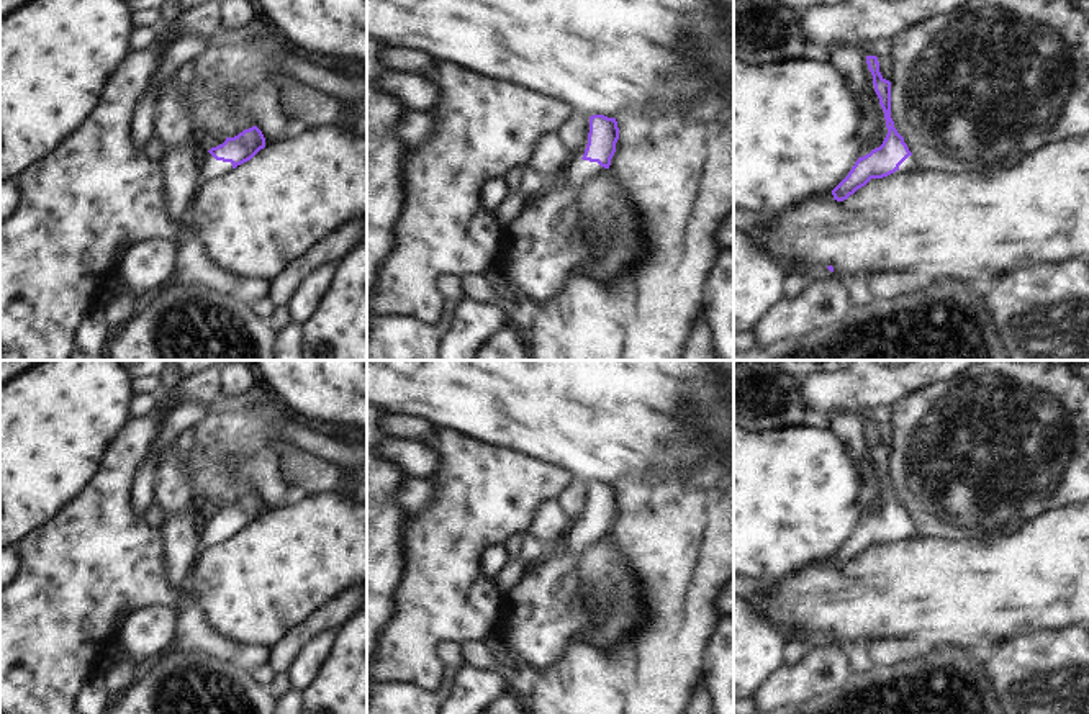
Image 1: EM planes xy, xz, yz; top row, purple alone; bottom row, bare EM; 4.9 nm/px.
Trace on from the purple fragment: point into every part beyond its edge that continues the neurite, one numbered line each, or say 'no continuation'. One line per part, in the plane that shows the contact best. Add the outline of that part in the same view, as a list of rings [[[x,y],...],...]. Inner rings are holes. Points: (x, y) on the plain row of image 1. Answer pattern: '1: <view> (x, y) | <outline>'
1: xy (213, 534) | [[[205,517],[205,544],[211,545],[233,536],[231,529],[216,527],[208,517]]]

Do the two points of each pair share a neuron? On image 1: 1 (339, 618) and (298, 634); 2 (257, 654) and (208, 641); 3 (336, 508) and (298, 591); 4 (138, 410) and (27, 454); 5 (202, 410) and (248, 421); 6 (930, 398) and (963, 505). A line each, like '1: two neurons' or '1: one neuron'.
1: one neuron
2: one neuron
3: one neuron
4: two neurons
5: two neurons
6: one neuron

